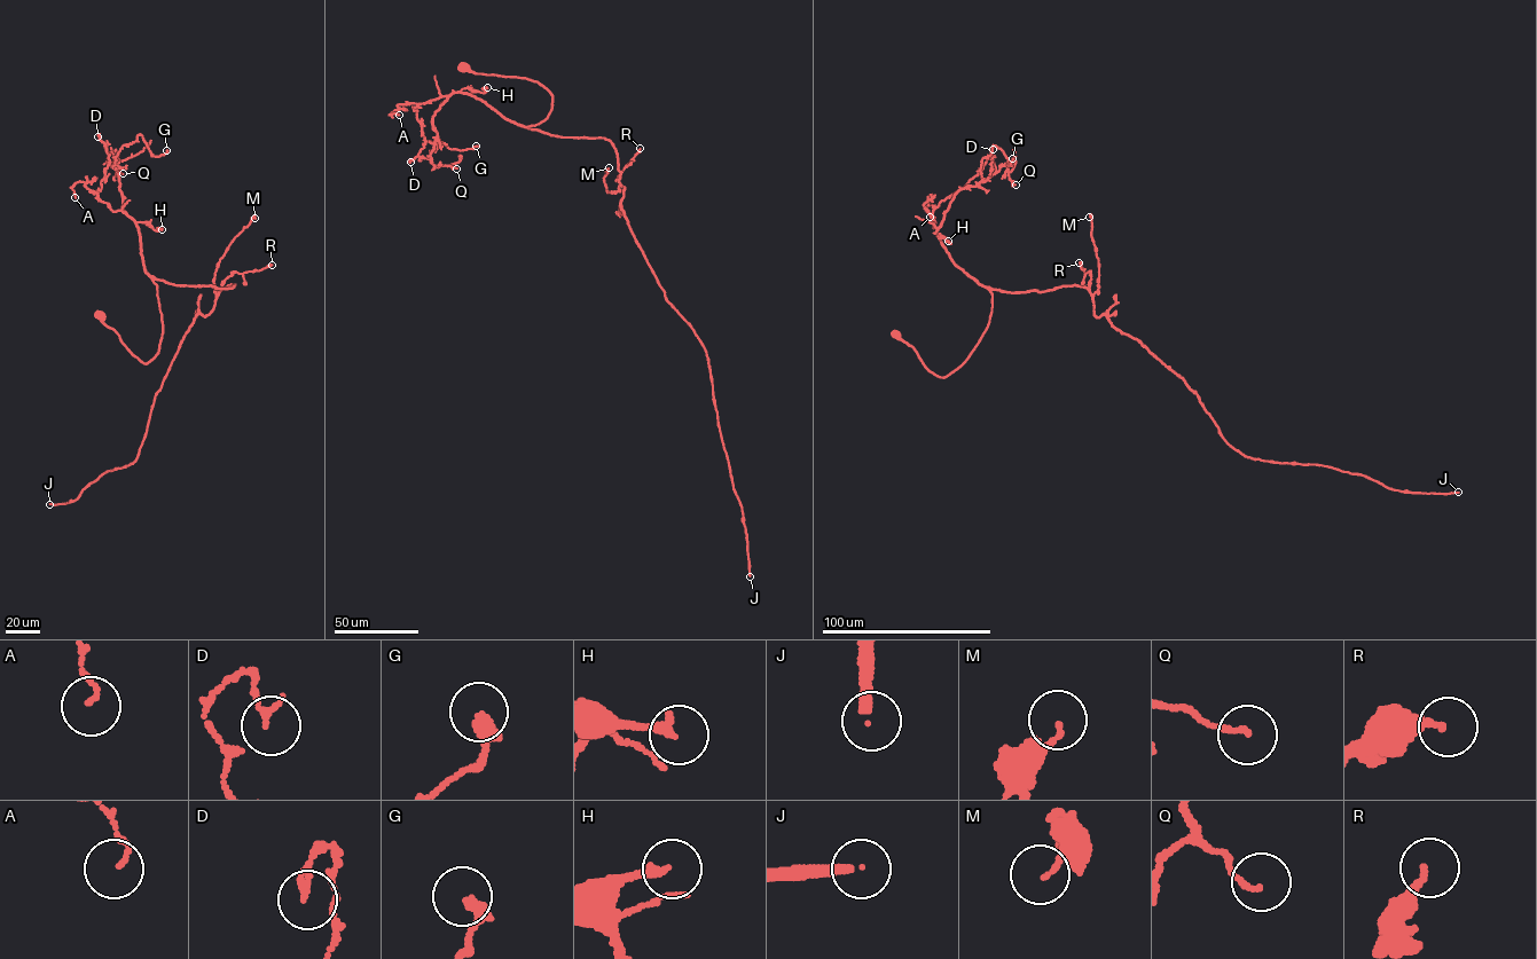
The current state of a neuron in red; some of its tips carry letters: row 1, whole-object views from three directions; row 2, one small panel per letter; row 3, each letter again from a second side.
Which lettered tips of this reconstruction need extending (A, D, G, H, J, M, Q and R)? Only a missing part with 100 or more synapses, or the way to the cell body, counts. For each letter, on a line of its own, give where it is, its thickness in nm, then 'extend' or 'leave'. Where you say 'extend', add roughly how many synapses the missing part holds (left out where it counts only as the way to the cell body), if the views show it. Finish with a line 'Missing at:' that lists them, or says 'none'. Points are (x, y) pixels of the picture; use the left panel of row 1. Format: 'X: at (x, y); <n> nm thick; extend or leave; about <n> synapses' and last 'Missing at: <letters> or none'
A: at (75, 197); 100 nm thick; leave
D: at (97, 136); 180 nm thick; leave
G: at (166, 150); 360 nm thick; leave
H: at (162, 229); 190 nm thick; leave
J: at (49, 504); 200 nm thick; extend; about 250 synapses
M: at (255, 218); 110 nm thick; leave
Q: at (123, 173); 110 nm thick; leave
R: at (272, 265); 240 nm thick; leave
Missing at: J

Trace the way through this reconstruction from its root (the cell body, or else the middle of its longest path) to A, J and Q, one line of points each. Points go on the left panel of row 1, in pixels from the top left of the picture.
A: (100, 316), (141, 361), (156, 356), (162, 316), (138, 227), (87, 181), (72, 187), (75, 197)
J: (100, 316), (147, 363), (163, 329), (150, 277), (235, 284), (185, 335), (135, 461), (49, 504)
Q: (100, 316), (141, 361), (156, 356), (157, 285), (110, 154), (123, 173)

